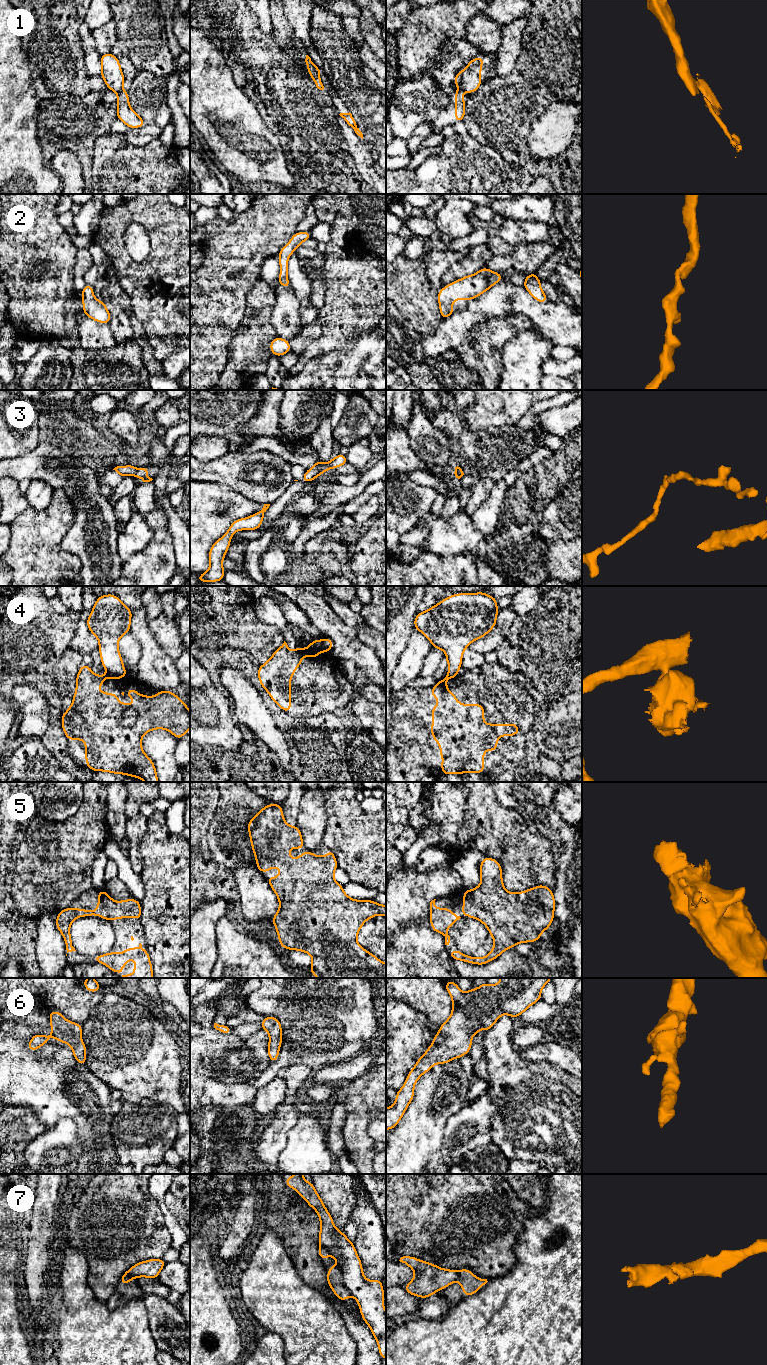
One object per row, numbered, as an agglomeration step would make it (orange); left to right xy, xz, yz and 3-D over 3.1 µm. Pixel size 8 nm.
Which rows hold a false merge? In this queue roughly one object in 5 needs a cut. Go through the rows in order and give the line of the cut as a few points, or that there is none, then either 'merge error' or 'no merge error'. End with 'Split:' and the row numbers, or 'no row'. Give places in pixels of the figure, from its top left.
1: cut xy (122, 89), (117, 94); merge error
2: cut none; no merge error
3: cut none; no merge error
4: cut xz (305, 648), (308, 654), (316, 654); merge error
5: cut none; no merge error
6: cut none; no merge error
7: cut xz (338, 1264), (342, 1274), (342, 1282), (351, 1294); merge error
Split: 1, 4, 7

